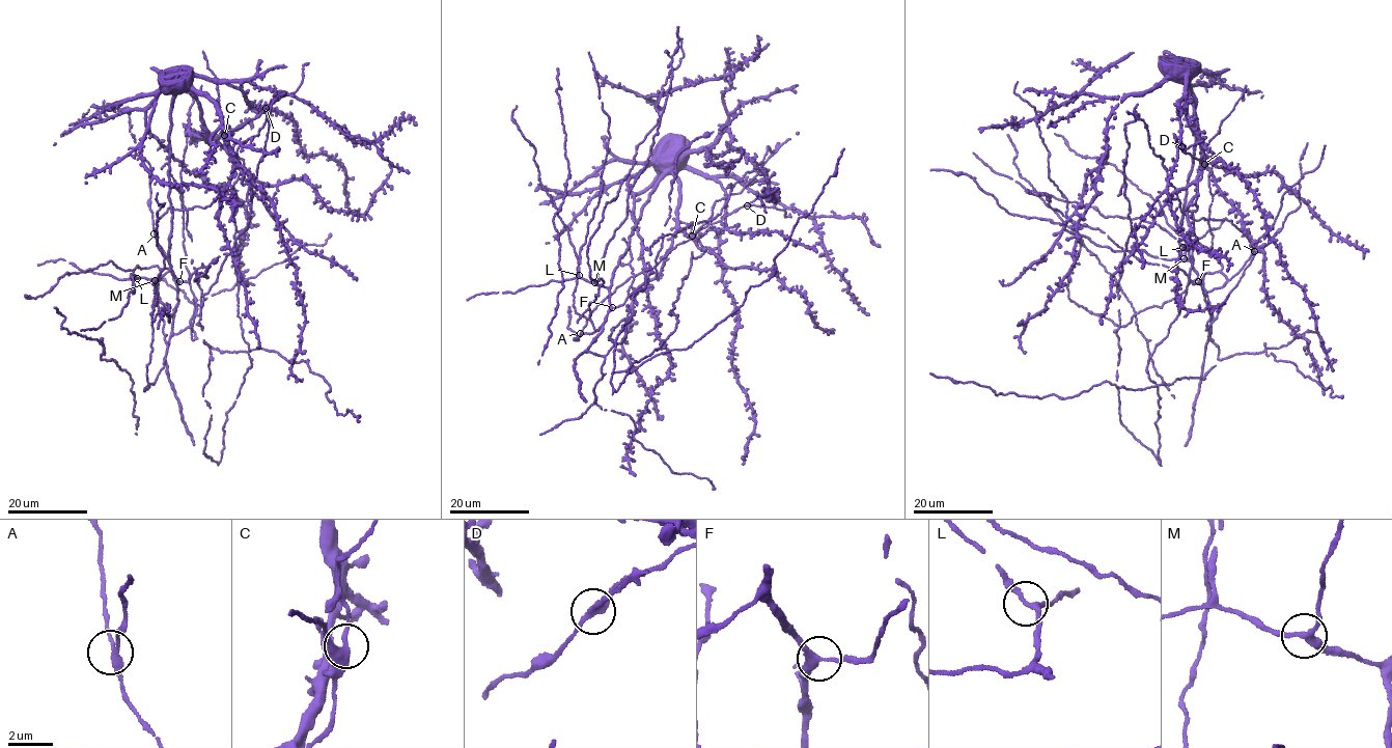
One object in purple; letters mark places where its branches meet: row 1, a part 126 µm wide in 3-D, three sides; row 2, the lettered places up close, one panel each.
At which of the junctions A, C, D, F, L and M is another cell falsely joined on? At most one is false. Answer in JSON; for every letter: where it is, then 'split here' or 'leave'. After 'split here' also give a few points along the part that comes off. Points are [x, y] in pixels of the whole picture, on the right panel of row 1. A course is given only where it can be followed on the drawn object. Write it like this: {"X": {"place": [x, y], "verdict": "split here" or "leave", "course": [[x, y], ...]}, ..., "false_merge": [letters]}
{"A": {"place": [1254, 251], "verdict": "leave"}, "C": {"place": [1204, 164], "verdict": "leave"}, "D": {"place": [1181, 146], "verdict": "split here", "course": [[1182, 146], [1185, 148], [1205, 138], [1202, 137]]}, "F": {"place": [1198, 281], "verdict": "leave"}, "L": {"place": [1182, 247], "verdict": "leave"}, "M": {"place": [1184, 258], "verdict": "leave"}, "false_merge": ["D"]}

